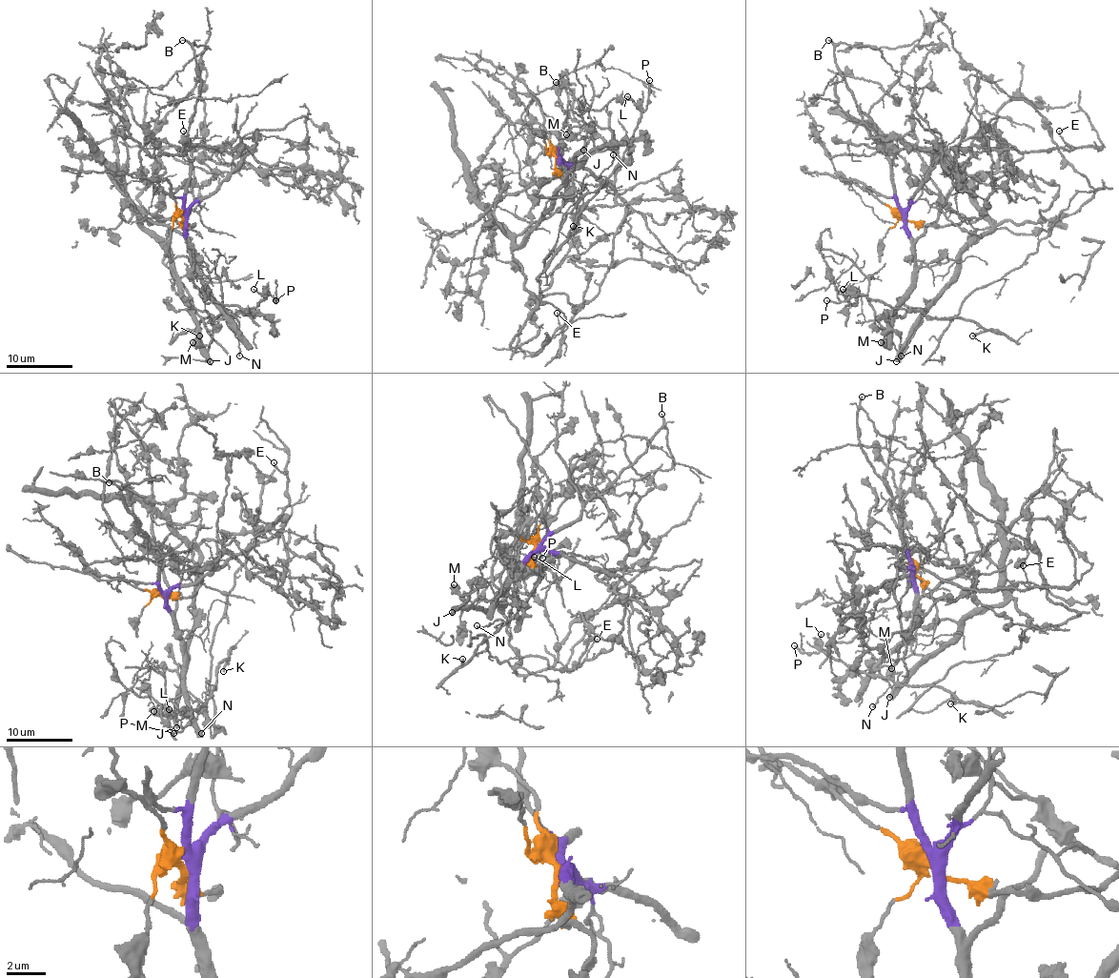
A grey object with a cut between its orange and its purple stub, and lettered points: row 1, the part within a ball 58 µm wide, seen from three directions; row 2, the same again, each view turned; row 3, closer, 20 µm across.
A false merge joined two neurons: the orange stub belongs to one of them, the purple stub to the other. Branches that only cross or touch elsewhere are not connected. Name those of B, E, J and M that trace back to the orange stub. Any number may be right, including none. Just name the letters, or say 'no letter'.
J, M

